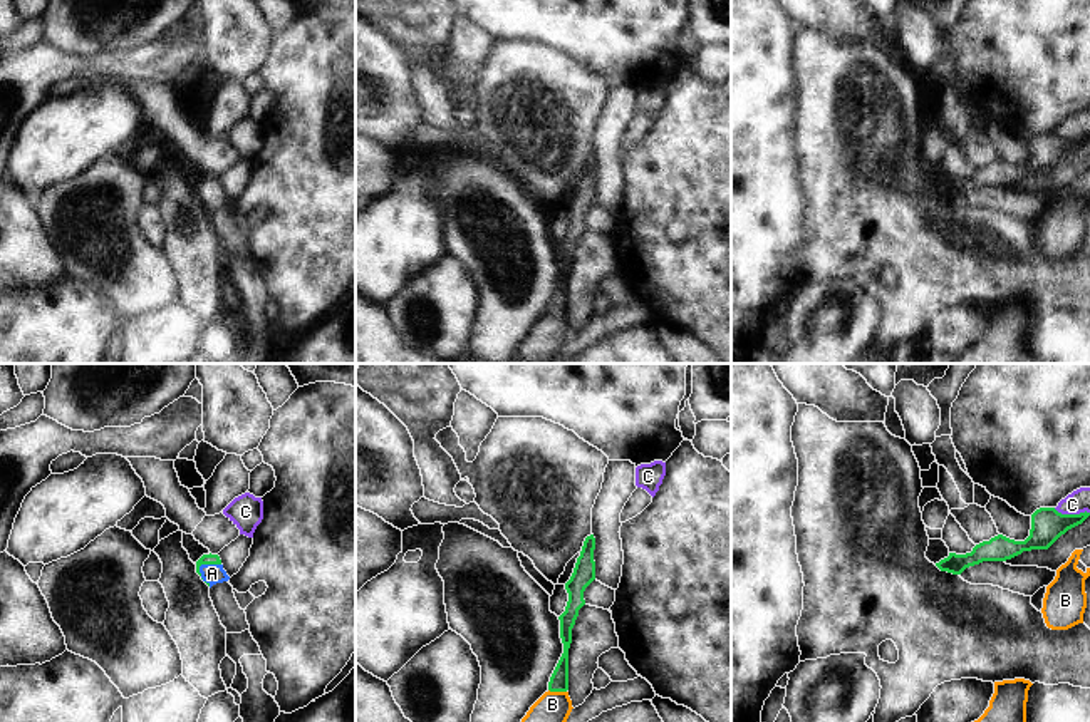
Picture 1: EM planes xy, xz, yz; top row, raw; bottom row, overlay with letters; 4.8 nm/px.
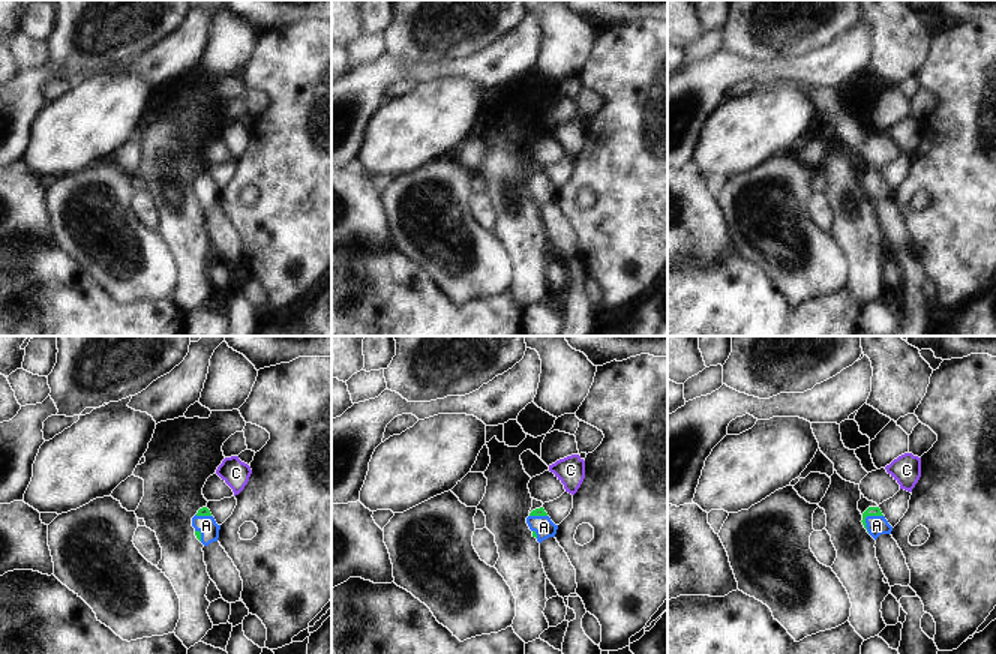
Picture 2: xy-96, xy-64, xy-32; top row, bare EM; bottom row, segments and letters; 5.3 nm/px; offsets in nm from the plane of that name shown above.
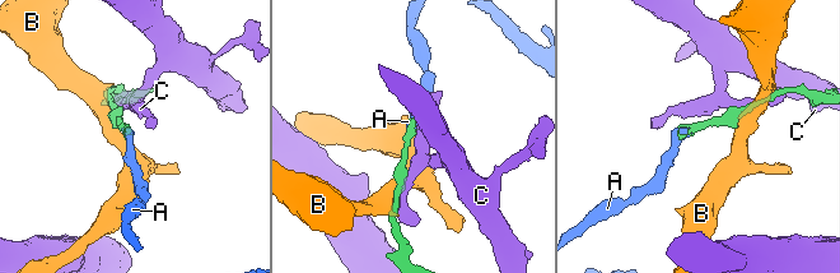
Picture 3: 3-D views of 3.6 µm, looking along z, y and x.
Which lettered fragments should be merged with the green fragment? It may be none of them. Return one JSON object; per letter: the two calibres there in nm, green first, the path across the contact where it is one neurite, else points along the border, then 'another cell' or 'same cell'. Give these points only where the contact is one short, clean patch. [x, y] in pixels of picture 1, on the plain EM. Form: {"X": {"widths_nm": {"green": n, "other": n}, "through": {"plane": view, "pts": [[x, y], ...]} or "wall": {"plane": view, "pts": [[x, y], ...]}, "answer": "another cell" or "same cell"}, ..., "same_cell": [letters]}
{"A": {"widths_nm": {"green": 50, "other": 100}, "through": {"plane": "xy", "pts": [[210, 183], [200, 190], [212, 198]]}, "answer": "same cell"}, "B": {"widths_nm": {"green": 100, "other": 190}, "answer": "another cell"}, "C": {"widths_nm": {"green": 160, "other": 110}, "answer": "another cell"}, "same_cell": ["A"]}

